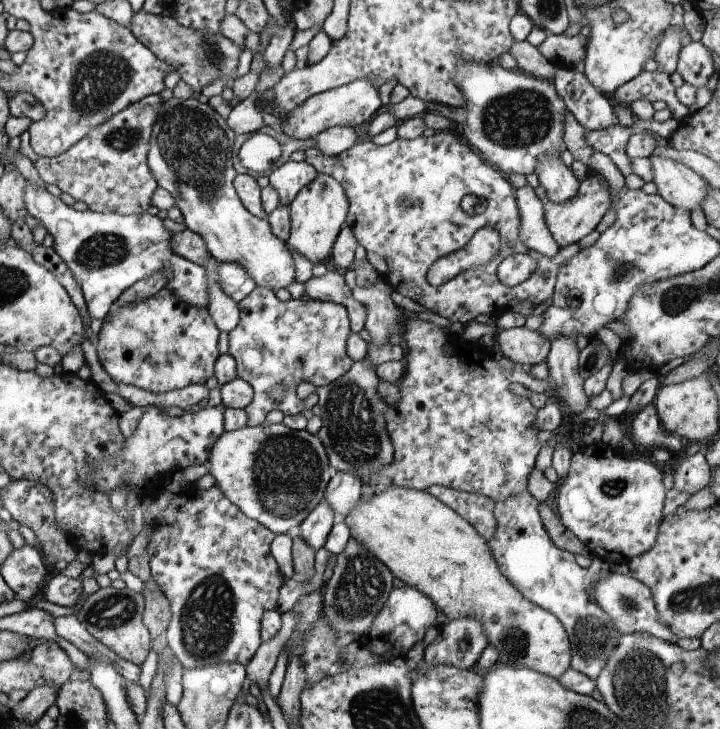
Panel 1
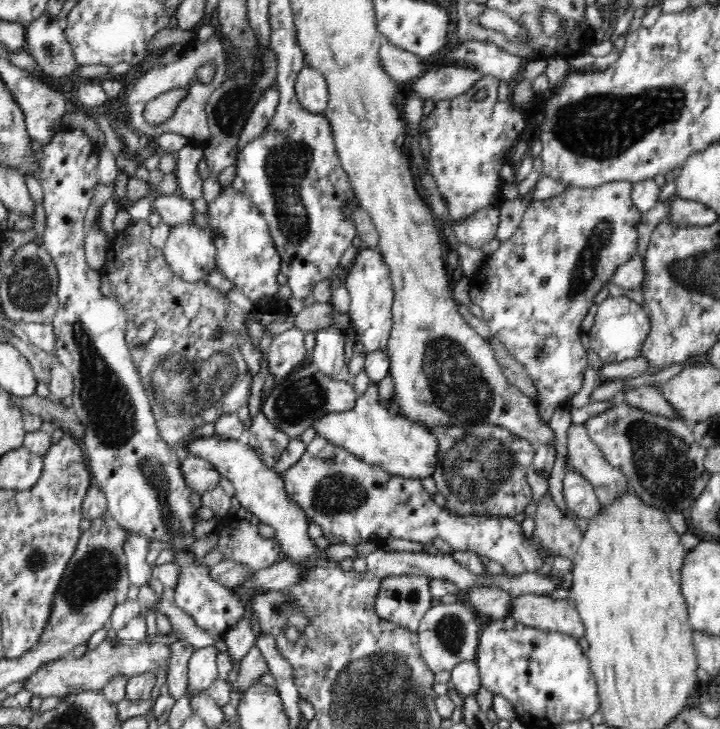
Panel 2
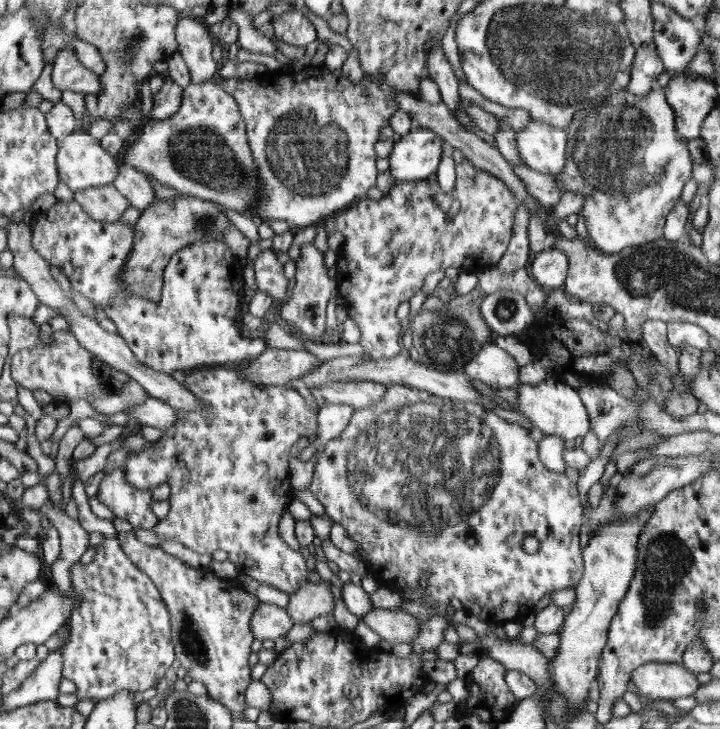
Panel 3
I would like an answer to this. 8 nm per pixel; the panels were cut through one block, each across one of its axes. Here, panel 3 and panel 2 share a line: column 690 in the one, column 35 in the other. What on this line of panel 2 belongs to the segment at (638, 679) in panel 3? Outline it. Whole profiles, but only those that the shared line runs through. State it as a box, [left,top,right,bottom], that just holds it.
[24,631,176,698]

